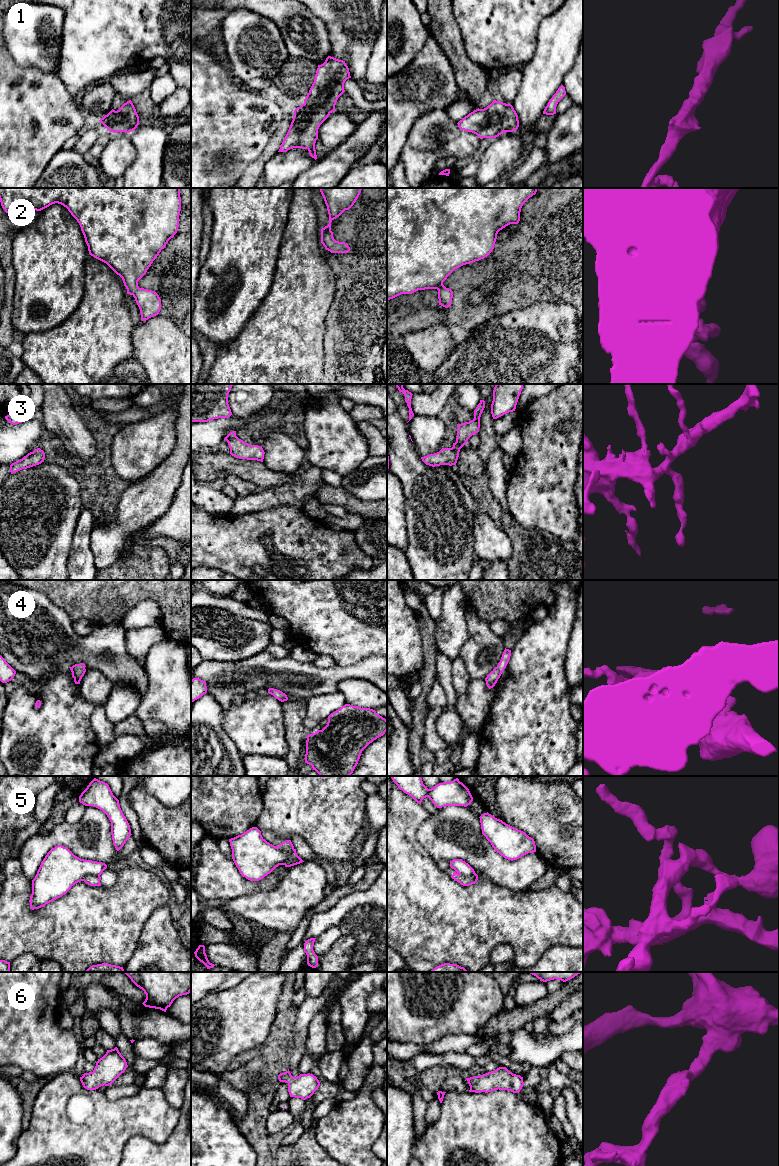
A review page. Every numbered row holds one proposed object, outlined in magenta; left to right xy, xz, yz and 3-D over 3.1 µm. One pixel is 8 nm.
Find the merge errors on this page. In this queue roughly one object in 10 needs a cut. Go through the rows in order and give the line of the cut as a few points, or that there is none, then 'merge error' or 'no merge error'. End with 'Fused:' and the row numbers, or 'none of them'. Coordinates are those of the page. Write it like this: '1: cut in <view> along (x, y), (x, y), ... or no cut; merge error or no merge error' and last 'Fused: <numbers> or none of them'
1: no cut; no merge error
2: no cut; no merge error
3: no cut; no merge error
4: no cut; no merge error
5: cut in xy along (99, 875), (87, 875), (82, 880); merge error
6: no cut; no merge error
Fused: 5

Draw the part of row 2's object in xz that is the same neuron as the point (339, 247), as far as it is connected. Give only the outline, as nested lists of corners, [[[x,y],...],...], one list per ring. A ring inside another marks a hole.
[[[319,188],[329,214],[329,224],[321,229],[321,243],[331,253],[348,253],[351,249],[345,242],[336,241],[331,231],[331,222],[358,199],[362,188]]]

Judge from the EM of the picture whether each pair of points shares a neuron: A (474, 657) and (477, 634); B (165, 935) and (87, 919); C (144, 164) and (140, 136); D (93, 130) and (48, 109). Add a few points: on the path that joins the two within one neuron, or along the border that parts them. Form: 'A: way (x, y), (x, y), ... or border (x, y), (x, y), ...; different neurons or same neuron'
A: way (477, 651), (477, 640); same neuron
B: border (155, 910), (144, 924), (139, 943), (133, 952); different neurons
C: way (144, 157), (144, 143); same neuron
D: border (87, 124), (78, 134); different neurons

